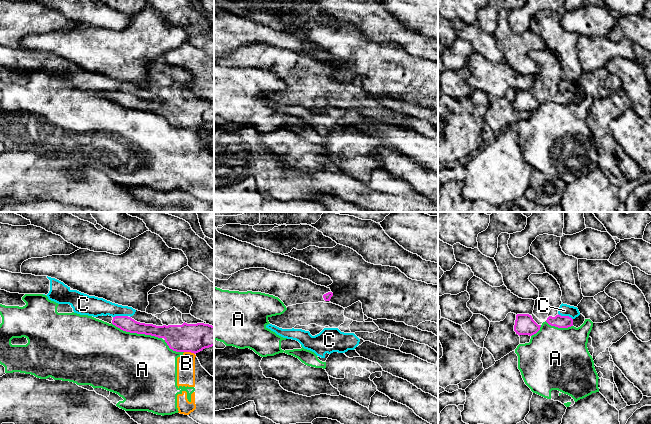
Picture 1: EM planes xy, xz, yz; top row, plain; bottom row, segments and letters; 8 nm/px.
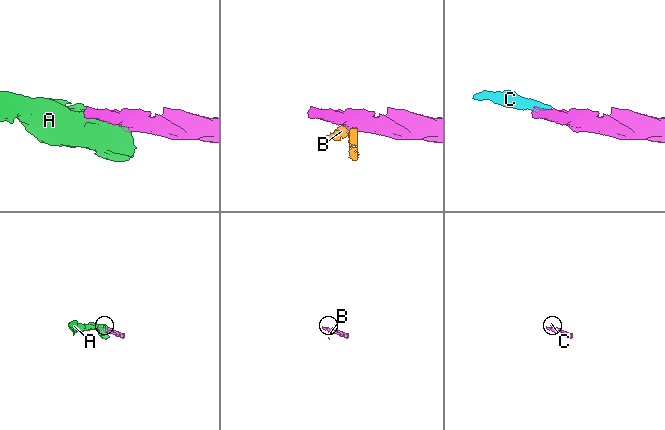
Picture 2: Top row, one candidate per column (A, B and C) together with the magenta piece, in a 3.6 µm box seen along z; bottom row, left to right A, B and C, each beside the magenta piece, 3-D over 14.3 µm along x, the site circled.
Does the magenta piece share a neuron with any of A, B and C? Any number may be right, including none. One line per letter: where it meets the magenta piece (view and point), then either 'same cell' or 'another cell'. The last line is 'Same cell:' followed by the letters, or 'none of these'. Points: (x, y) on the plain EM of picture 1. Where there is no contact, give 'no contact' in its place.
A: meets magenta in xy at (136, 108); another cell
B: meets magenta in xy at (189, 127); another cell
C: meets magenta in xy at (120, 92); another cell
Same cell: none of these

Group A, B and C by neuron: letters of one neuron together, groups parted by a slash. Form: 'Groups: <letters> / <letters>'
Groups: A B / C

